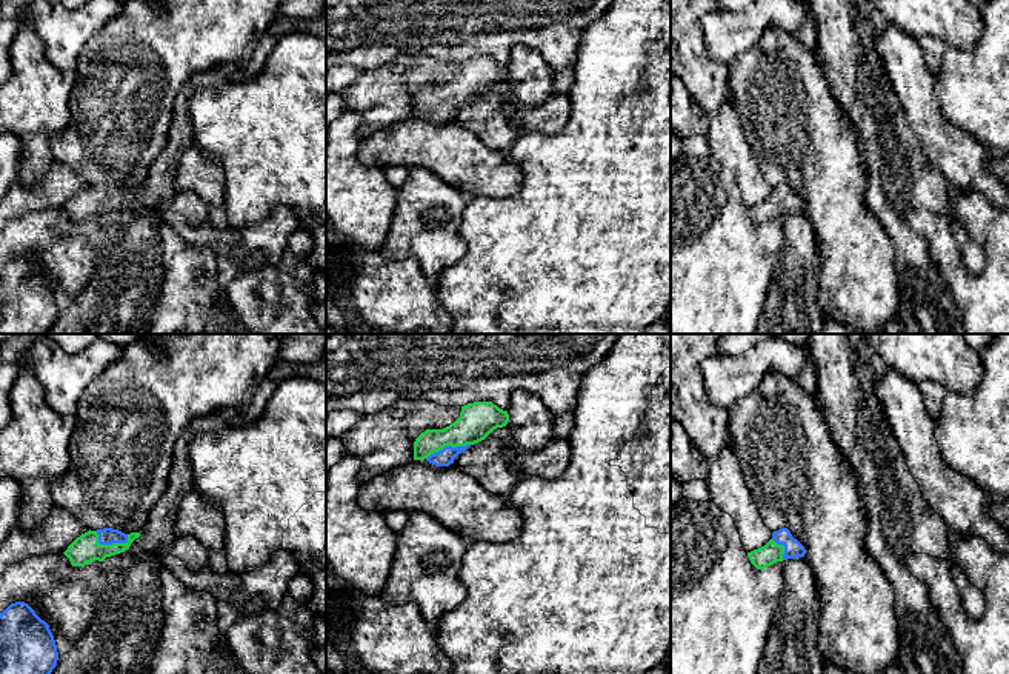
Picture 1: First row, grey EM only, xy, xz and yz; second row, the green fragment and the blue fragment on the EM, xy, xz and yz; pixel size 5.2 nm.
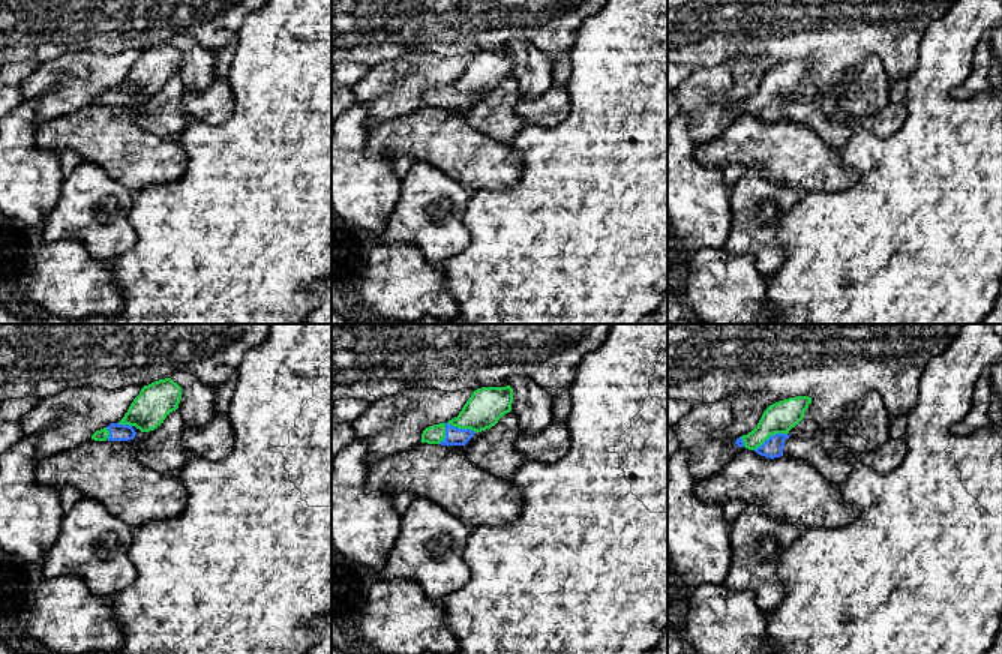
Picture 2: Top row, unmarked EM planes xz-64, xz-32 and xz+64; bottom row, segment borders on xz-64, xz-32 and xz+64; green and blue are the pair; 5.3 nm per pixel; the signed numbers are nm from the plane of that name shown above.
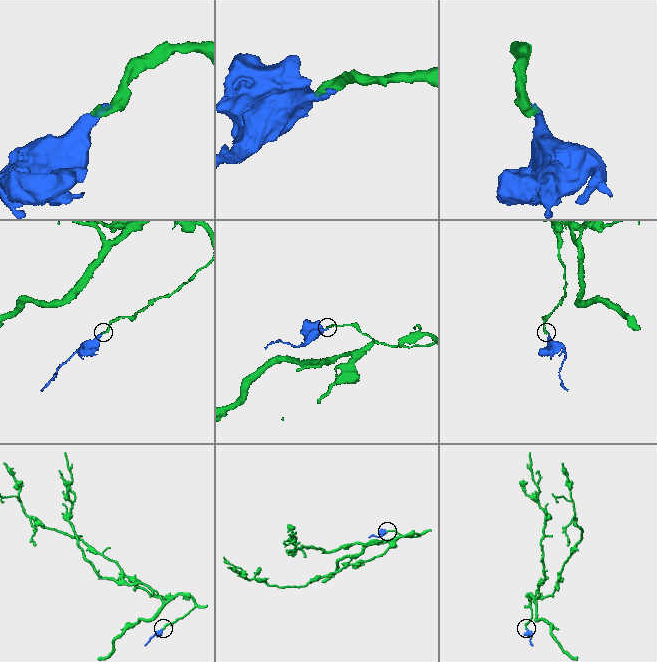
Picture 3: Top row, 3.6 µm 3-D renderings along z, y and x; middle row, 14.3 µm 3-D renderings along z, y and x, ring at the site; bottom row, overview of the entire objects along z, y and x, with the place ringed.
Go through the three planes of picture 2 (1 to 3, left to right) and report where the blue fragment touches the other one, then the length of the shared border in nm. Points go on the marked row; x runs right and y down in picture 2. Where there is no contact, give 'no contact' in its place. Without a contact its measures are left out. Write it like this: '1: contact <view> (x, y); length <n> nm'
1: contact xz-64 (125, 423); length 80 nm
2: contact xz-32 (450, 423); length 220 nm
3: contact xz+64 (770, 435); length 200 nm

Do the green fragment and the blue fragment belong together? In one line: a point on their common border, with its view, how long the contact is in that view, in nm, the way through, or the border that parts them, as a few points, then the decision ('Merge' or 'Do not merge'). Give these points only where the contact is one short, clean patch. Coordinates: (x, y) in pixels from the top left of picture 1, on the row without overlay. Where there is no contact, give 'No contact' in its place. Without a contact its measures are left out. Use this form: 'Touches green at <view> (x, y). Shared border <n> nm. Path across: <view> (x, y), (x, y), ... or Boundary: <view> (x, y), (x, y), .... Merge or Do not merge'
Touches green at xy (108, 200). Shared border 180 nm. Path across: xy (83, 205), (91, 200), (108, 200), (106, 191). Merge

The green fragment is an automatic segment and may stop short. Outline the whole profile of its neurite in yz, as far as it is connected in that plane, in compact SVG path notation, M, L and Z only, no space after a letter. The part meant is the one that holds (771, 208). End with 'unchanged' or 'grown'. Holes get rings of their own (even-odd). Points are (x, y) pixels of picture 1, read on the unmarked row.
M781 183L772 188L772 194L764 202L748 208L748 212L757 225L764 225L777 217L804 212L804 209L804 202L788 183Z | grown

